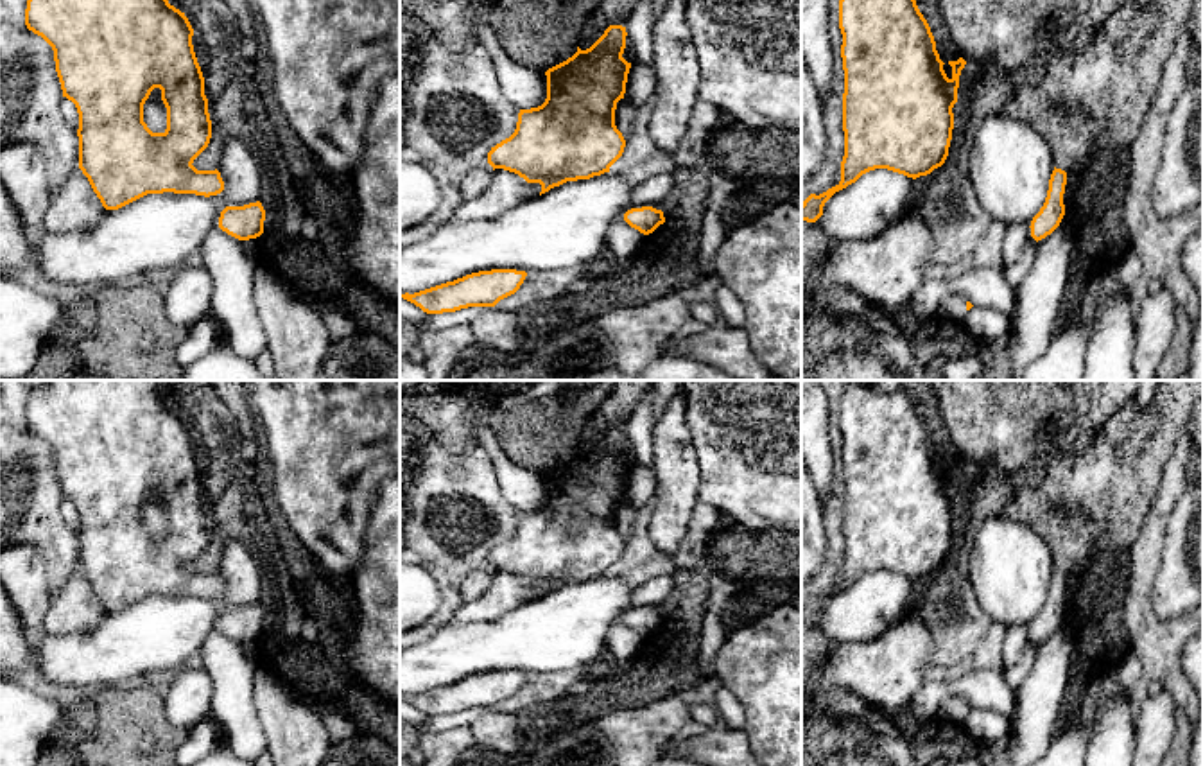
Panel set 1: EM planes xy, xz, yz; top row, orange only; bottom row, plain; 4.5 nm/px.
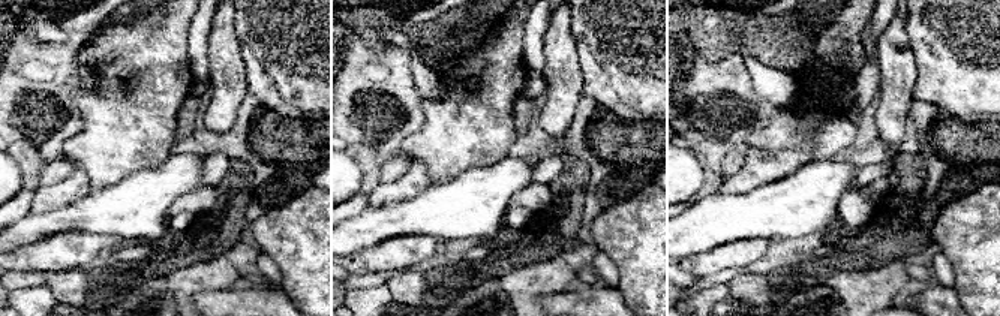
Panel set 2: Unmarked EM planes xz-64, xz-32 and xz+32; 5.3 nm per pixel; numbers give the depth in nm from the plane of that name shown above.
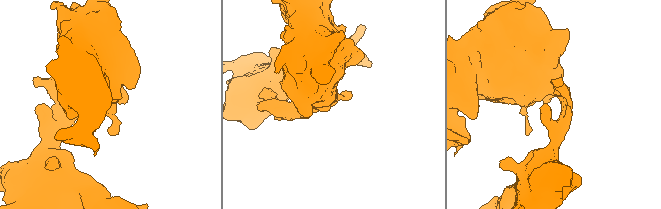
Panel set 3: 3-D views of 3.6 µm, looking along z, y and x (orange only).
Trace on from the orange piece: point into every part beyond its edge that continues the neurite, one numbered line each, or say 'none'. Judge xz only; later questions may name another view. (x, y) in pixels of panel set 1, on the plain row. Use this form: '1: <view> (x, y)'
none

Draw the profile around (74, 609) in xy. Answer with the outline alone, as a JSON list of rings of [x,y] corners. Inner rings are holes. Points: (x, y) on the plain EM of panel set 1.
[[[77,569],[68,581],[50,596],[50,605],[43,619],[48,633],[86,633],[104,617],[106,610],[93,594],[88,579]]]

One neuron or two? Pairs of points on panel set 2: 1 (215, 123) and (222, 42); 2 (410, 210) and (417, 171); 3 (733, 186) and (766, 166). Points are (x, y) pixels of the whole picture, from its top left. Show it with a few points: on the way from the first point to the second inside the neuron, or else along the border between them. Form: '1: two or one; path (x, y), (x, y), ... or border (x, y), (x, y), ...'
1: one; path (222, 104), (222, 62)
2: two; border (431, 184), (410, 198), (378, 205)
3: one; path (741, 181), (759, 168)

